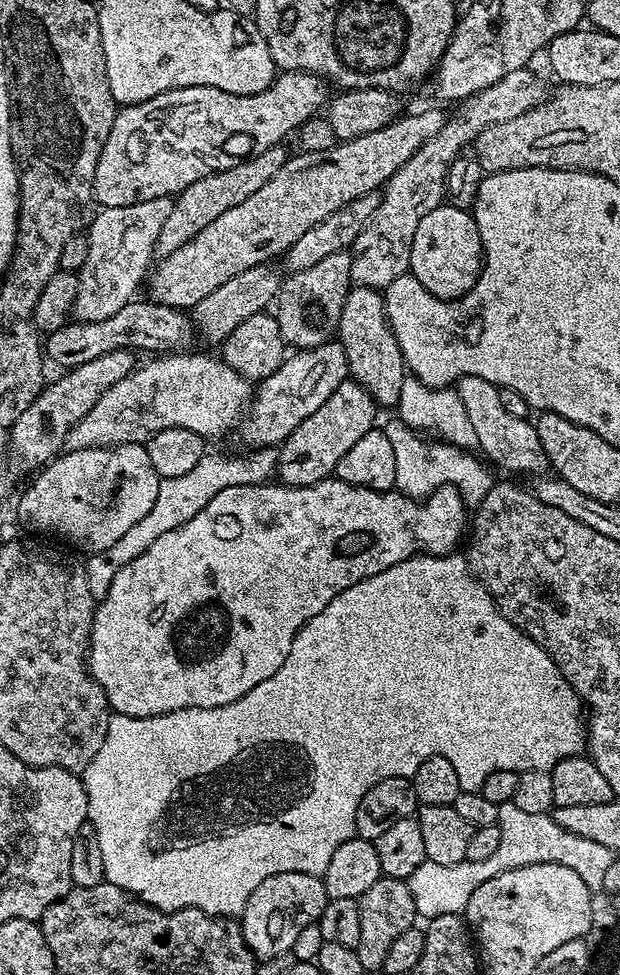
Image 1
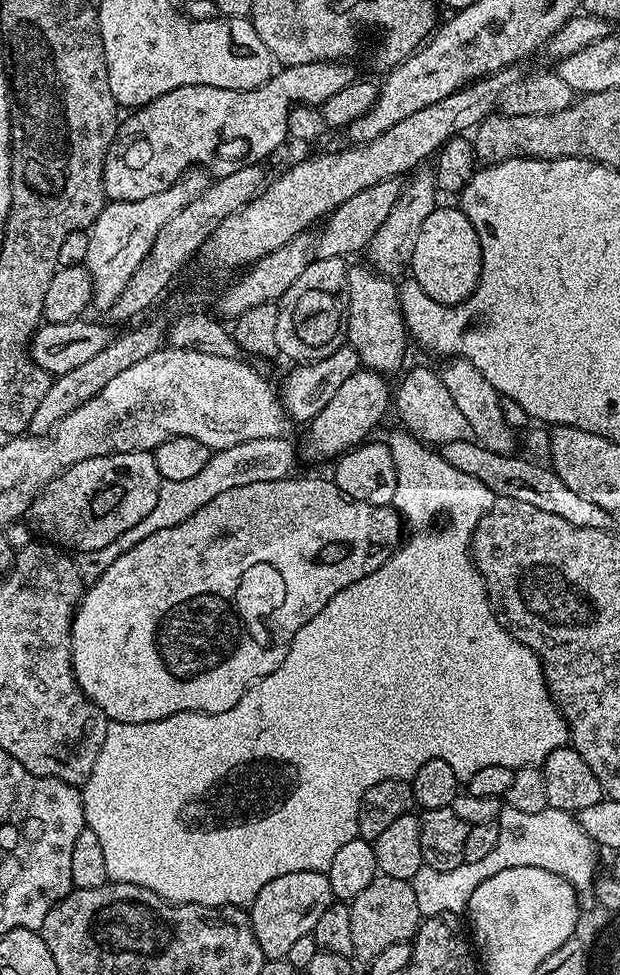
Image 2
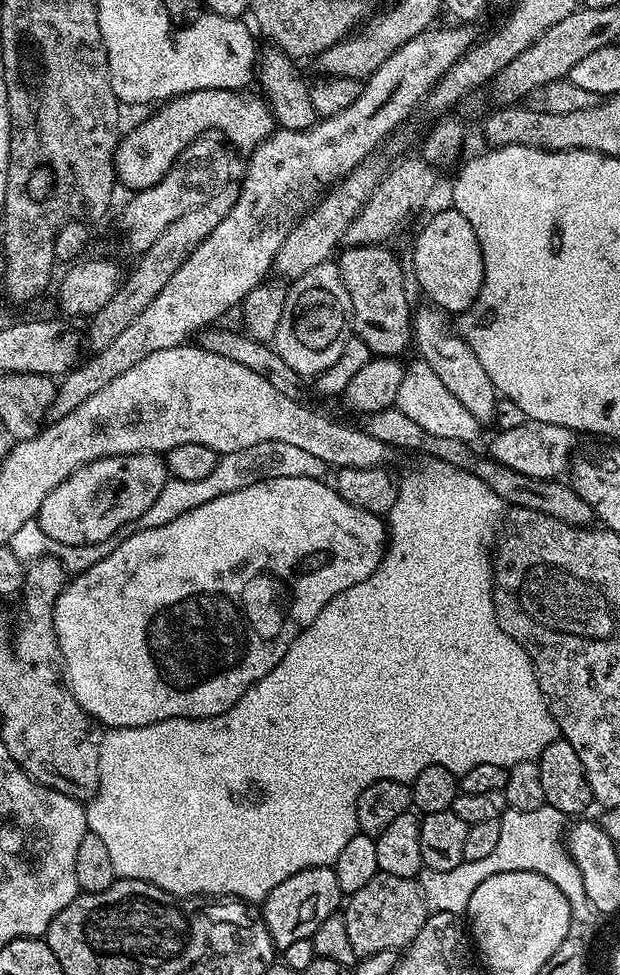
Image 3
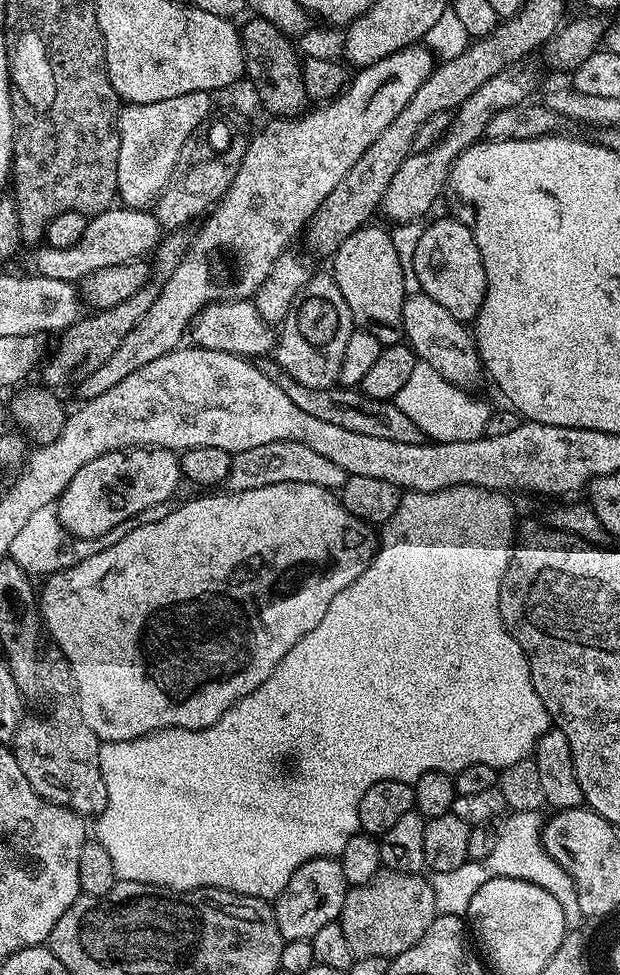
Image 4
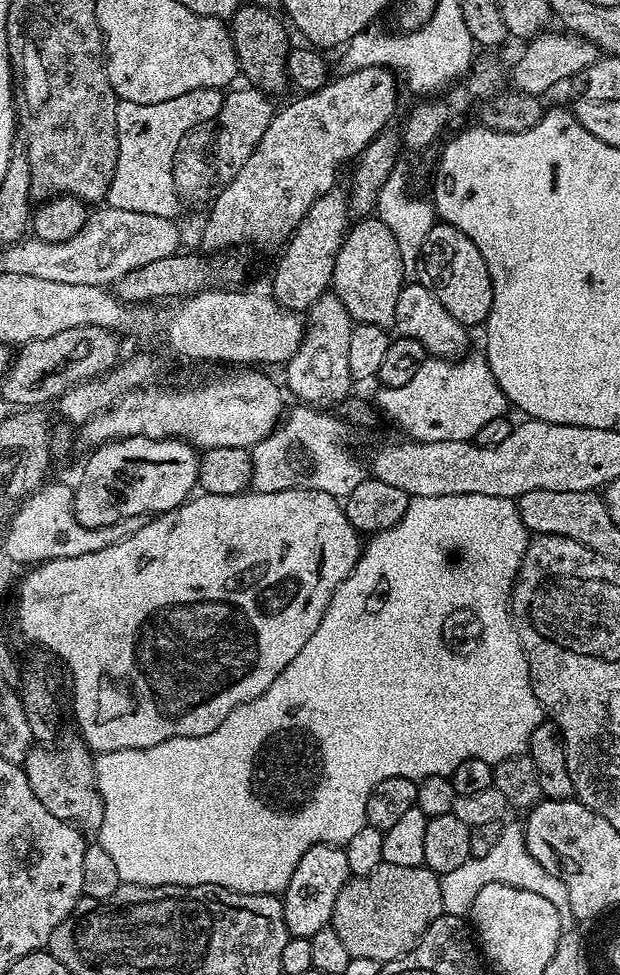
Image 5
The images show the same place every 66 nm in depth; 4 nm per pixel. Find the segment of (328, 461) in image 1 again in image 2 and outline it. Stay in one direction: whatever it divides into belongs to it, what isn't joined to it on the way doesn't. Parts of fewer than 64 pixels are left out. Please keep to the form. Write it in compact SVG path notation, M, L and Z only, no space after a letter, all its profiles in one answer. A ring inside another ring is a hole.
M361 367L359 372L350 374L338 394L318 410L318 414L307 425L308 428L308 452L316 460L328 460L339 457L345 450L365 443L368 436L384 420L388 412L388 403L392 396L388 393L388 384L379 372L371 372L369 368Z

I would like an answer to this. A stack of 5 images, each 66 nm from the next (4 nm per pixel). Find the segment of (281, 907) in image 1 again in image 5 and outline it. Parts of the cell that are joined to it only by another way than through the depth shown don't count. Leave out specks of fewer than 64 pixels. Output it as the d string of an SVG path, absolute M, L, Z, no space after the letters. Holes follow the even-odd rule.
M335 844L310 846L310 850L302 854L302 862L298 862L294 878L290 878L286 890L282 893L284 921L288 927L289 937L311 938L314 934L318 934L318 930L329 927L334 914L334 902L338 902L338 894L349 879L350 873L346 866L343 847Z

